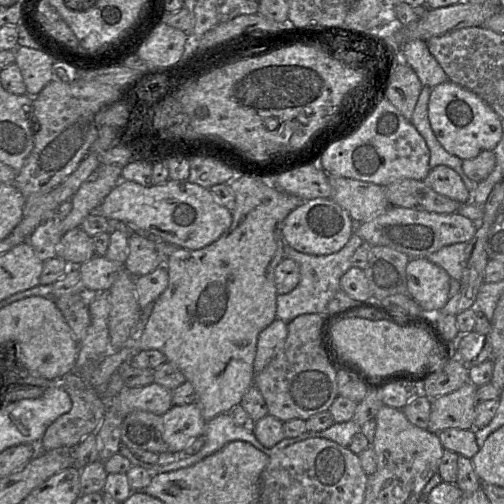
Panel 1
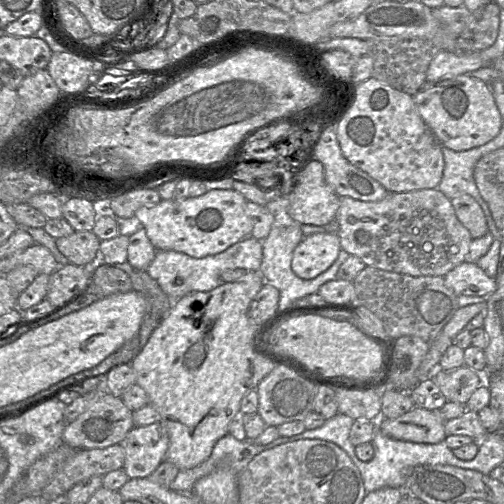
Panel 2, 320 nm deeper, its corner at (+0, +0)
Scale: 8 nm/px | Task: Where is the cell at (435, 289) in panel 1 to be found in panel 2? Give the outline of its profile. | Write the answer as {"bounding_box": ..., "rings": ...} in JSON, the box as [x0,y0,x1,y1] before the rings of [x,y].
{"bounding_box":[443,262,496,296],"rings":[[[462,262],[443,277],[444,284],[456,296],[486,296],[496,288],[495,278],[491,278],[476,264]]]}

